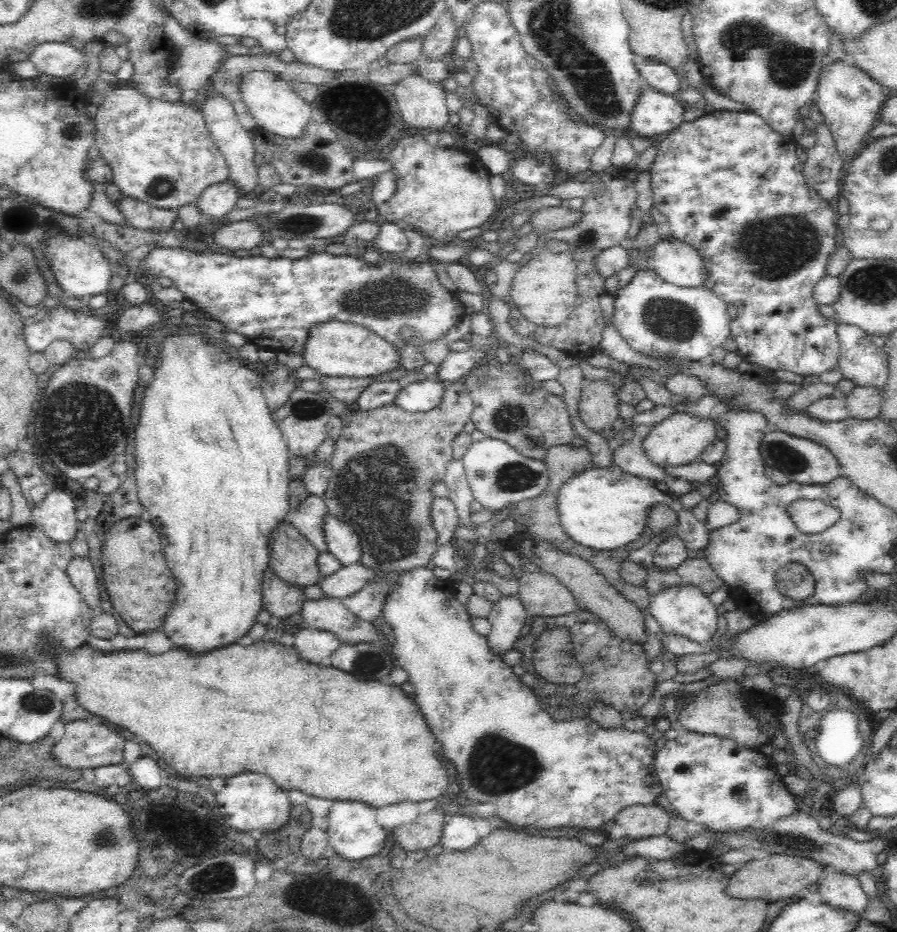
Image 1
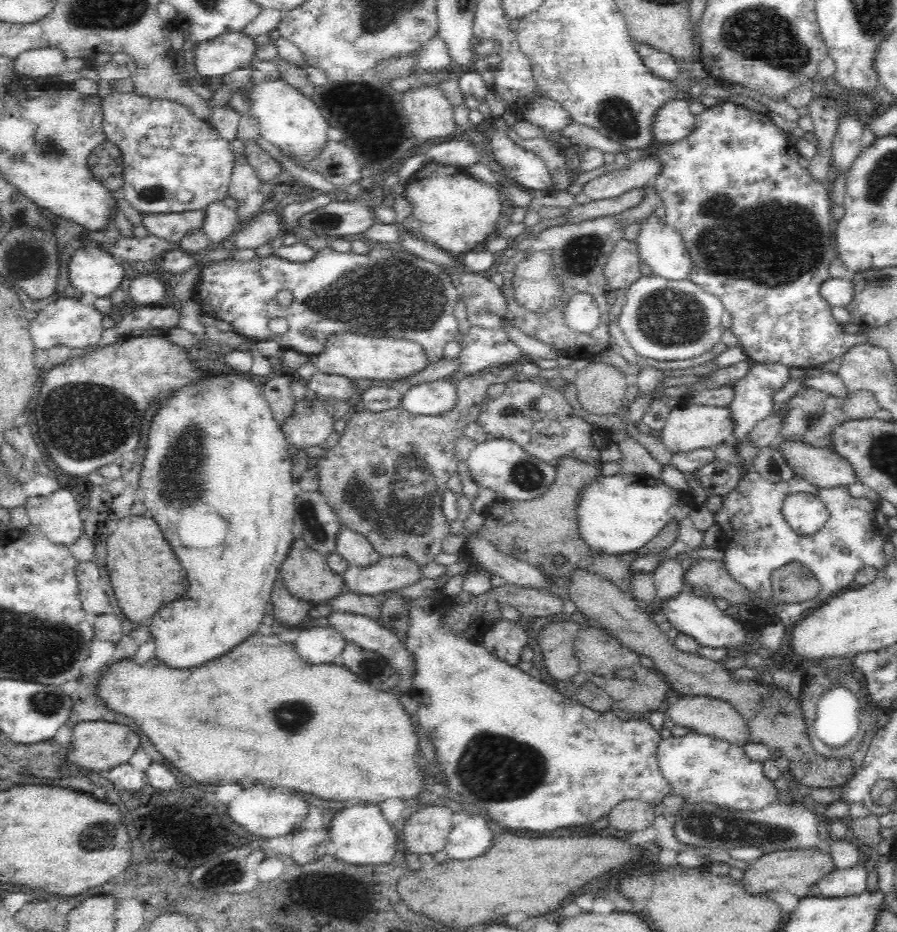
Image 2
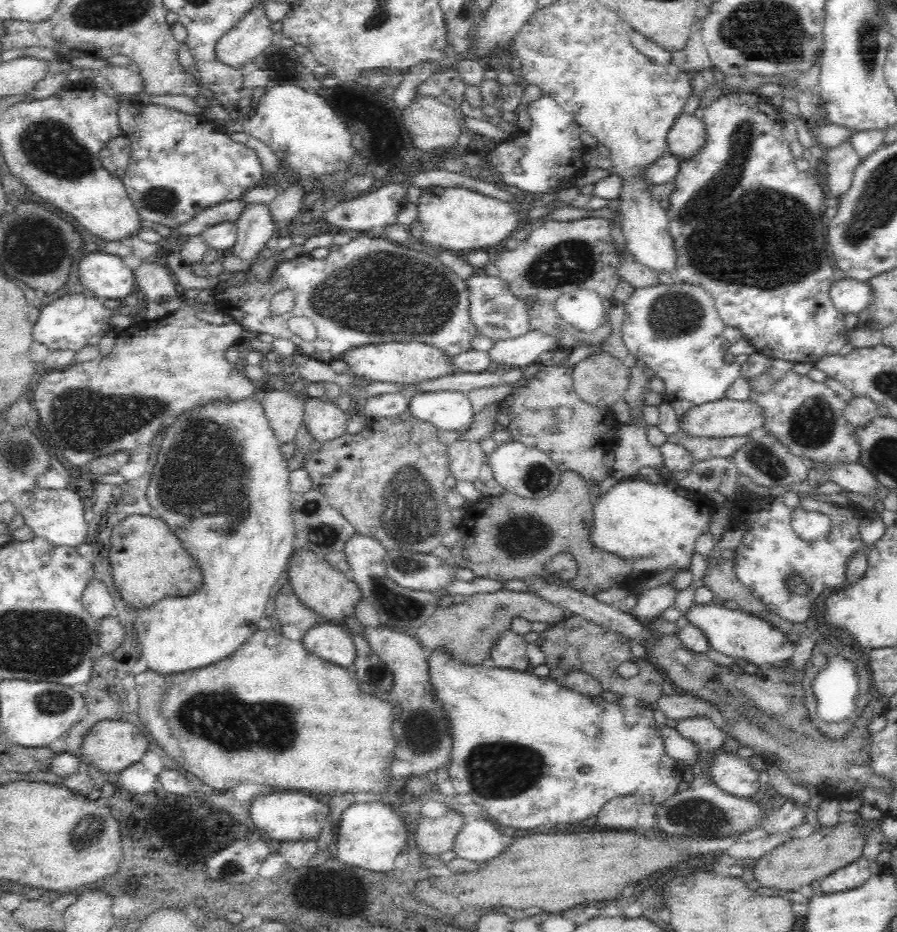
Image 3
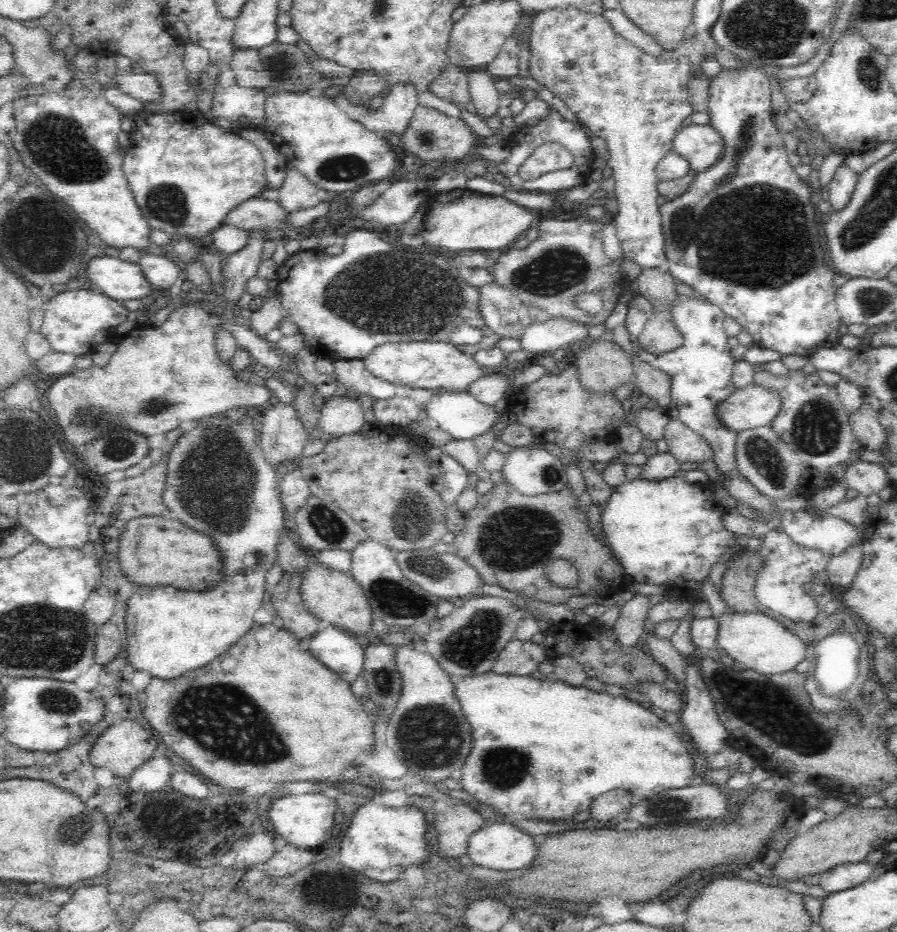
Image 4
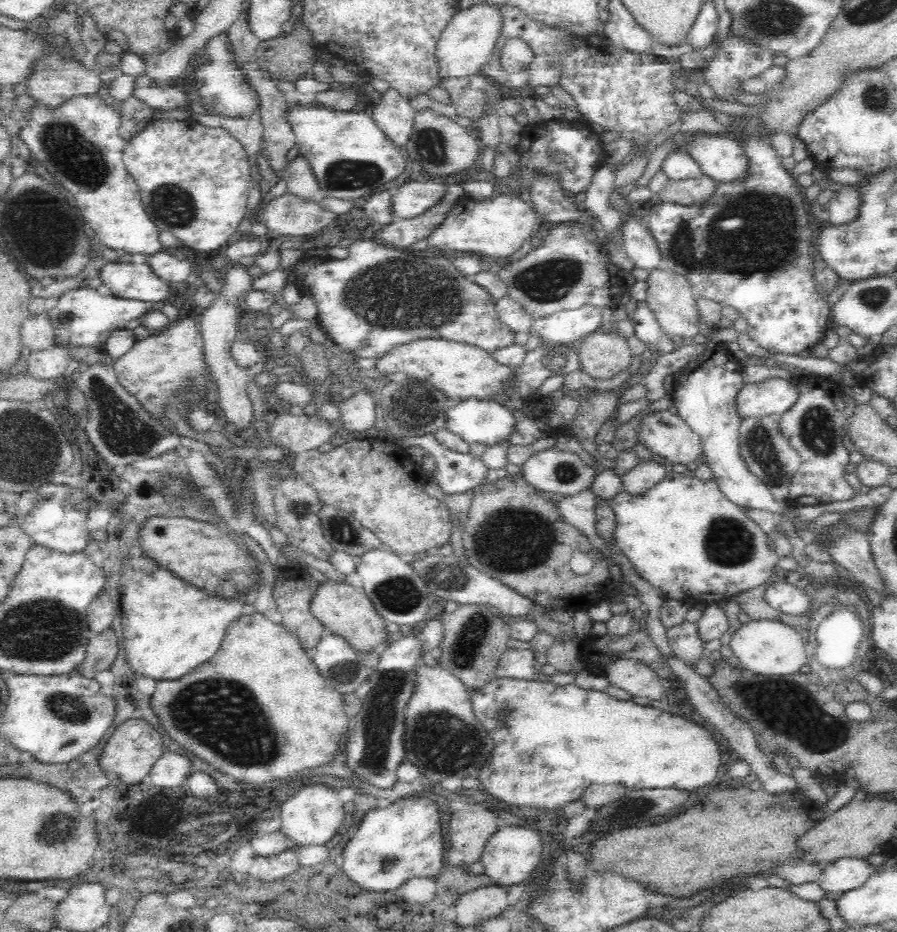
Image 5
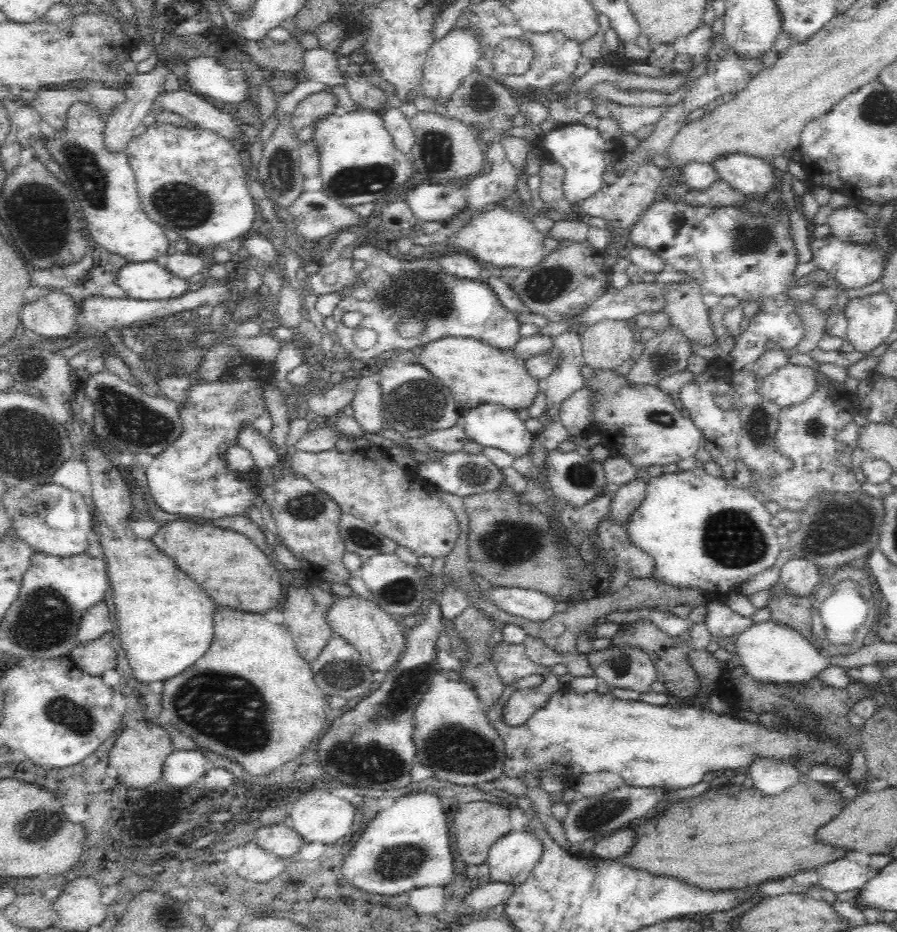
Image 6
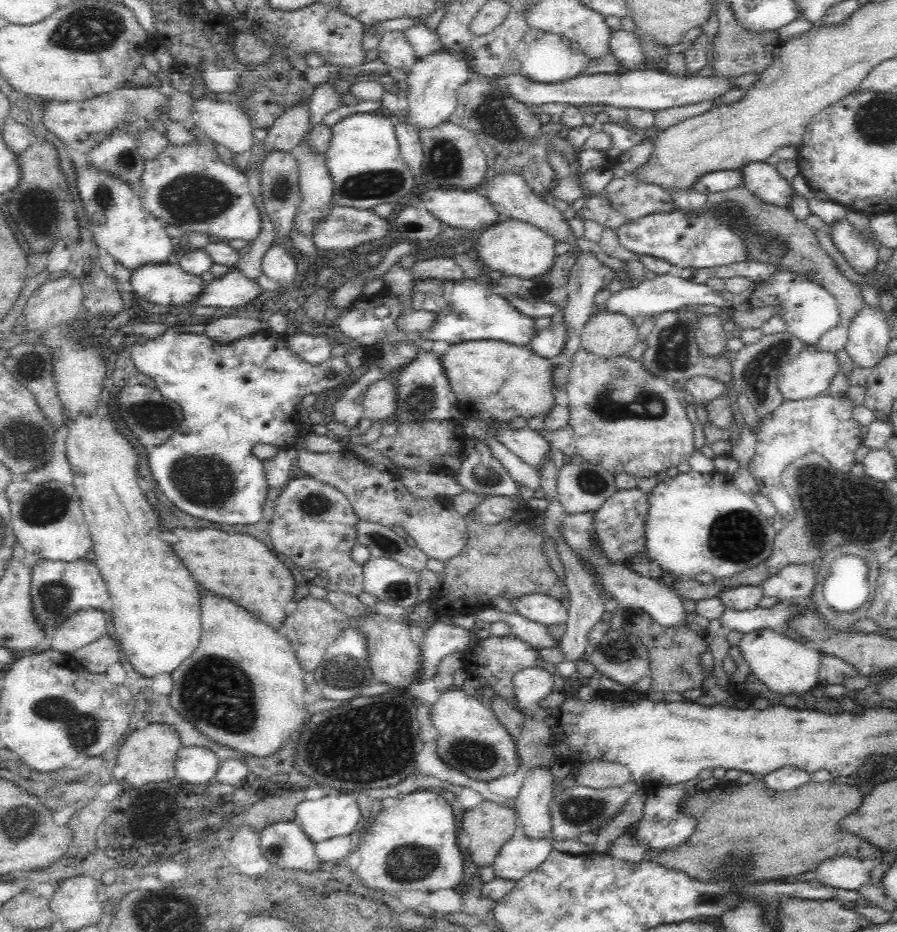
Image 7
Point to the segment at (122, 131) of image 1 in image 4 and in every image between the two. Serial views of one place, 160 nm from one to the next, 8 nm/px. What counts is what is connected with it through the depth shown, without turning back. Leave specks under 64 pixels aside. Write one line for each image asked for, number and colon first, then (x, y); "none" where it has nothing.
2: (172, 161)
3: (180, 164)
4: (186, 178)

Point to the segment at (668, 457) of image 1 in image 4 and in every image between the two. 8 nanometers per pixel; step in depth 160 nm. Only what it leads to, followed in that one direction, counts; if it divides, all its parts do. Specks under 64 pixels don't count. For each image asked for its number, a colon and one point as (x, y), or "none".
2: (688, 427)
3: (725, 418)
4: (752, 406)

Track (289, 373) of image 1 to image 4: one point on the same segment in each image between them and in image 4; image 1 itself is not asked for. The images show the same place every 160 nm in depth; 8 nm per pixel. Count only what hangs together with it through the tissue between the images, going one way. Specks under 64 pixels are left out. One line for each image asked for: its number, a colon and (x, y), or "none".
2: (277, 391)
3: (284, 409)
4: (283, 437)

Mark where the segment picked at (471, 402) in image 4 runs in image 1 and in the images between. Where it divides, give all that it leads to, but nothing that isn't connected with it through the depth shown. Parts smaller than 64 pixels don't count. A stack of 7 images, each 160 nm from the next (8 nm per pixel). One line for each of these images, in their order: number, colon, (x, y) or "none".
1: (418, 397)
2: (436, 397)
3: (447, 410)

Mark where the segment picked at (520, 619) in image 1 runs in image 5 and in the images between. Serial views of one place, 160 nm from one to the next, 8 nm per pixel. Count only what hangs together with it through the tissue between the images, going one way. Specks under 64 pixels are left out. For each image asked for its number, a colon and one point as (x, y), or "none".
2: (504, 639)
3: (509, 651)
4: (513, 660)
5: (517, 664)

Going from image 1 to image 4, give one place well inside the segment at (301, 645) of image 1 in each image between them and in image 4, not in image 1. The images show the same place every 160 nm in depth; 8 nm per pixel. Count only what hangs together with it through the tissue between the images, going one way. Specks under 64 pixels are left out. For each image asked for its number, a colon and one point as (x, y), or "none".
2: (323, 645)
3: (328, 640)
4: (341, 653)

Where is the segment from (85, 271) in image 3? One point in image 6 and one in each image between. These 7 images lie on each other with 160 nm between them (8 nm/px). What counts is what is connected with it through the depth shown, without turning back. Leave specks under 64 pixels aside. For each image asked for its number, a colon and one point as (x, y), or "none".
4: (120, 280)
5: (135, 281)
6: (142, 280)

